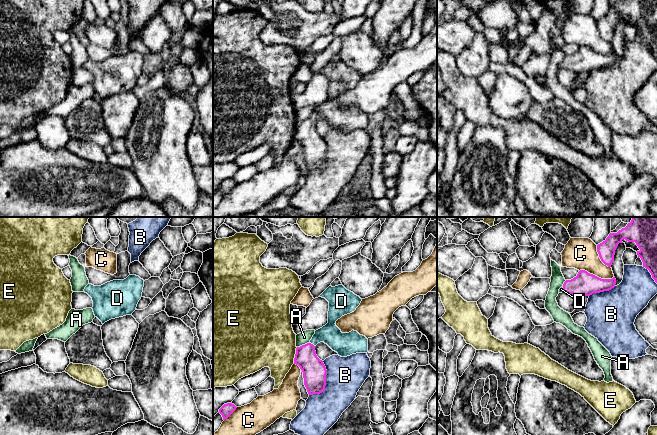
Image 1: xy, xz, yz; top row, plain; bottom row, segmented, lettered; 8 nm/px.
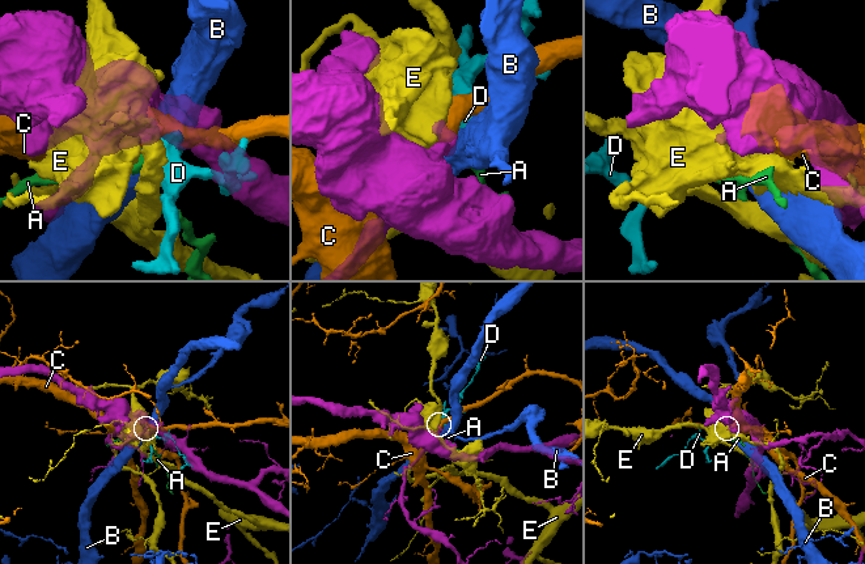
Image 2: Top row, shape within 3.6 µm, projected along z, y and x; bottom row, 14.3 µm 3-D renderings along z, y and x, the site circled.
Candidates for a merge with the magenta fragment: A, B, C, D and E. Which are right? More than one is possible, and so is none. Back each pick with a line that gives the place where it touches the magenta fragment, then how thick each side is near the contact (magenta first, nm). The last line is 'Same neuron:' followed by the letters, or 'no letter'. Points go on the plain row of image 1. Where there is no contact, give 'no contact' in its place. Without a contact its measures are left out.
D: contact xz (312, 120); calibres 190 and 180 nm
Same neuron: D

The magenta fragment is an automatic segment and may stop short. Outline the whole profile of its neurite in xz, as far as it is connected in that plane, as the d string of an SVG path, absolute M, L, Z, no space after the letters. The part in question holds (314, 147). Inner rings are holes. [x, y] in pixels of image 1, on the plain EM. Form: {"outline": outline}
{"outline": "M342 60L329 62L319 73L329 78L328 99L315 107L309 119L296 124L294 140L303 148L304 161L309 171L324 168L327 146L315 127L315 122L324 118L341 133L368 128L368 115L352 106L342 109L336 97L350 90L360 81L362 75L347 66Z"}

